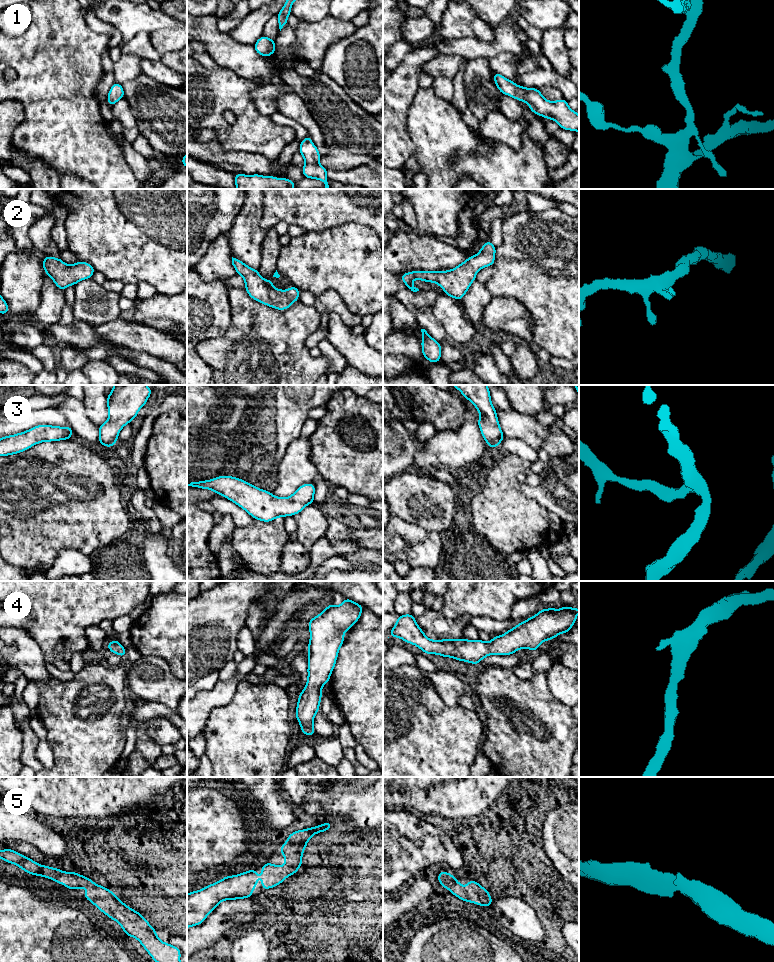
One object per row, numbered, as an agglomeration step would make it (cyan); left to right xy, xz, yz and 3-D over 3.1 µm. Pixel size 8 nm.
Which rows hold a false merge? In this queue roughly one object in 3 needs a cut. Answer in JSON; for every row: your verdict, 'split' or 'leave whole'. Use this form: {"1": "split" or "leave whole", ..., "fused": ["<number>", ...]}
{"1": "leave whole", "2": "leave whole", "3": "leave whole", "4": "leave whole", "5": "leave whole", "fused": []}

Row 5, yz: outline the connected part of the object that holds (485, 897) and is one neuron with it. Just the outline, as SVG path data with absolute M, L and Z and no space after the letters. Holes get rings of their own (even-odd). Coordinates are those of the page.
M441 871L438 875L438 882L453 895L463 900L464 902L471 902L482 907L489 907L492 905L492 898L490 893L483 888L478 882L468 879L468 886L461 885L458 880L451 874Z

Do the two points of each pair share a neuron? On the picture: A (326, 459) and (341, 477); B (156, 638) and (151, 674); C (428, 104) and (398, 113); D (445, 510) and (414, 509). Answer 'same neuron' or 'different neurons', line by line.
A: same neuron
B: different neurons
C: different neurons
D: same neuron

